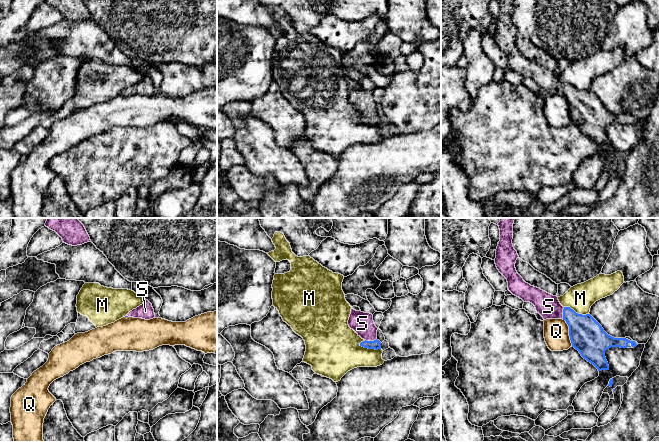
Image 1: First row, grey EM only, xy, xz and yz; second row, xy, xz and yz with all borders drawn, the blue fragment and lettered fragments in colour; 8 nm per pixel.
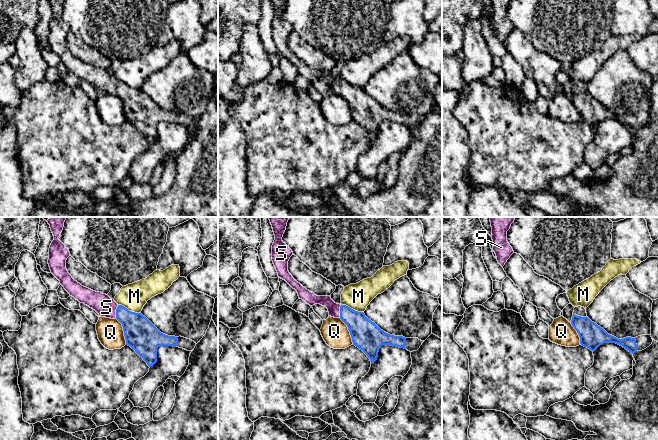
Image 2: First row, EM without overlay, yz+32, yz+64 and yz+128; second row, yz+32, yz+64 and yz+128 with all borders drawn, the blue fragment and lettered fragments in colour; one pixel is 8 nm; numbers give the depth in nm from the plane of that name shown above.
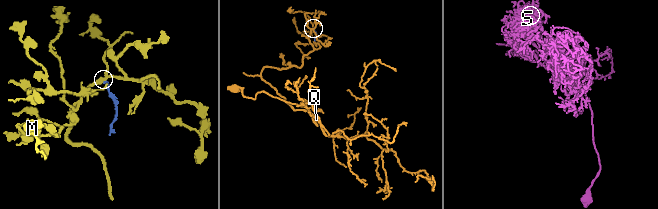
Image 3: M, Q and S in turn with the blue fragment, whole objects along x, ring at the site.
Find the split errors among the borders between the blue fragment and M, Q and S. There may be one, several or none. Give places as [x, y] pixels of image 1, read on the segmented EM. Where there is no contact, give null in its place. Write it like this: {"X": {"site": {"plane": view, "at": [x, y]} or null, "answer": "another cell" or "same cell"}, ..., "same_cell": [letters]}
{"M": {"site": {"plane": "xz", "at": [370, 348]}, "answer": "another cell"}, "Q": {"site": {"plane": "yz", "at": [569, 332]}, "answer": "another cell"}, "S": {"site": {"plane": "xz", "at": [370, 341]}, "answer": "same cell"}, "same_cell": ["S"]}

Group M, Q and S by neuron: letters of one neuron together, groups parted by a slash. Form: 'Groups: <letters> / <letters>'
Groups: M / Q / S

